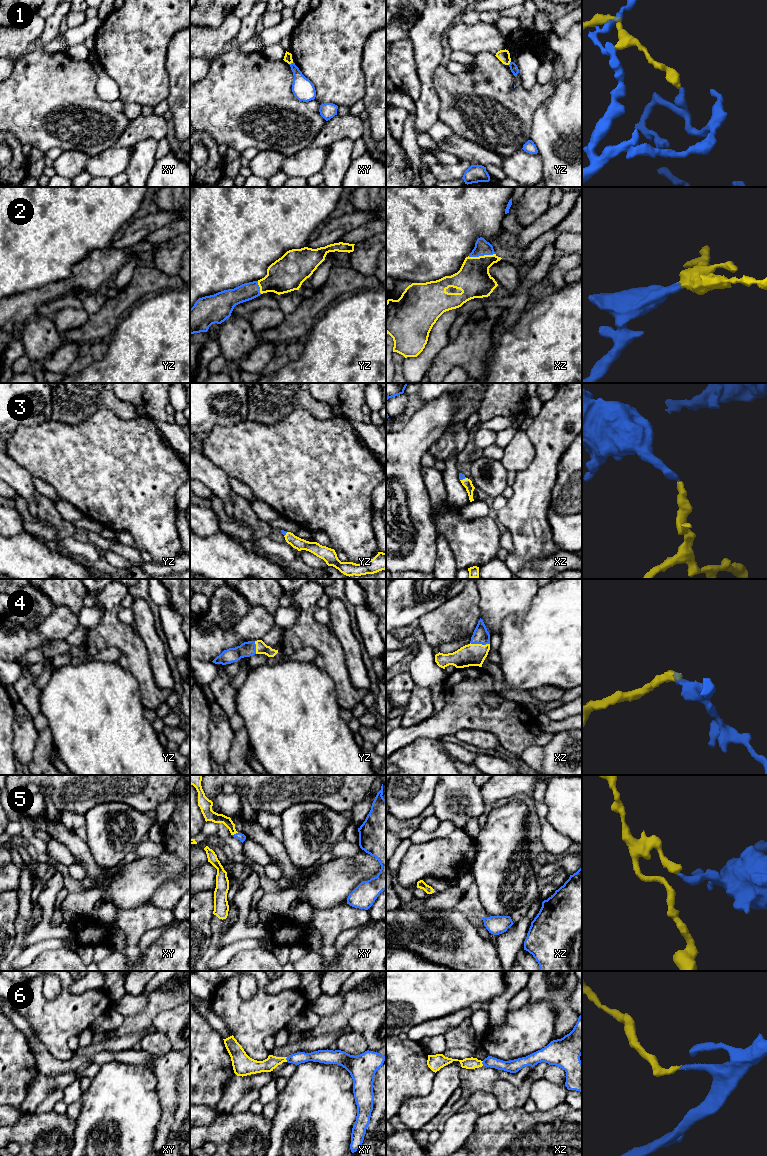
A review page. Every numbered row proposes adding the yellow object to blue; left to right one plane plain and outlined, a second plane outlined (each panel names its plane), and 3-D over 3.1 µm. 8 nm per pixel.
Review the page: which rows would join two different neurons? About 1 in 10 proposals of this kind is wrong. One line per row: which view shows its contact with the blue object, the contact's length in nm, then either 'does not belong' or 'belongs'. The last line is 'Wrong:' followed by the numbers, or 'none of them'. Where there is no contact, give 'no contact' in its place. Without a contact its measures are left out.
1: xy | 40 nm | does not belong
2: xz | 220 nm | belongs
3: xz | 50 nm | belongs
4: xz | 160 nm | belongs
5: xy | 50 nm | belongs
6: xy | 40 nm | belongs
Wrong: 1

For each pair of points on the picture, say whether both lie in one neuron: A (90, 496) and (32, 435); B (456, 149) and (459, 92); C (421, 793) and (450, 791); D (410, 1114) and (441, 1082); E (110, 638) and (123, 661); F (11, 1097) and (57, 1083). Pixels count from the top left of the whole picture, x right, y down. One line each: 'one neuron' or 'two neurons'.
A: one neuron
B: two neurons
C: two neurons
D: one neuron
E: one neuron
F: two neurons

